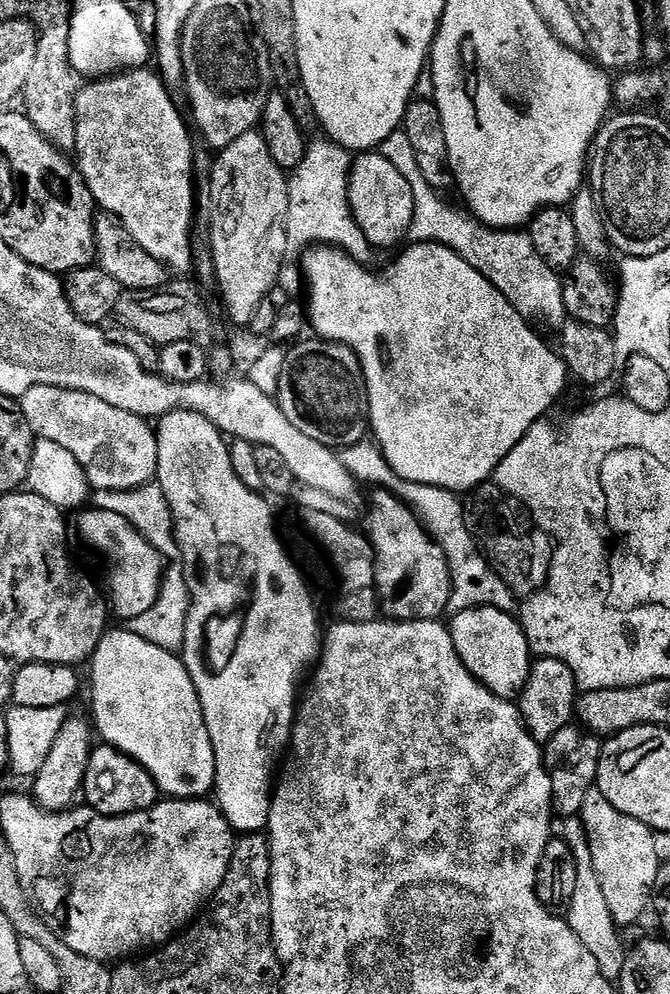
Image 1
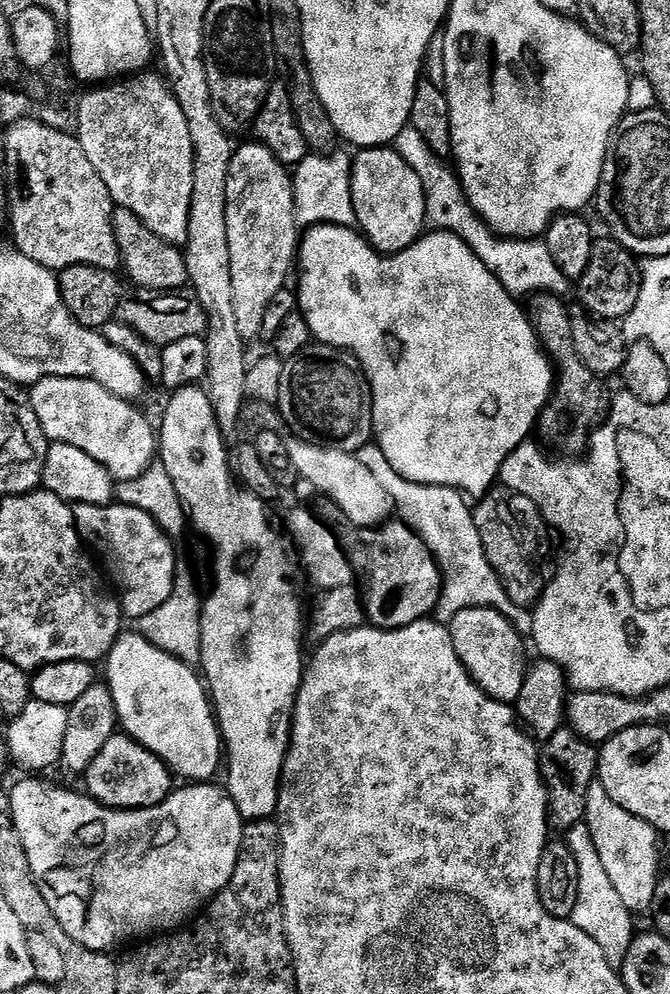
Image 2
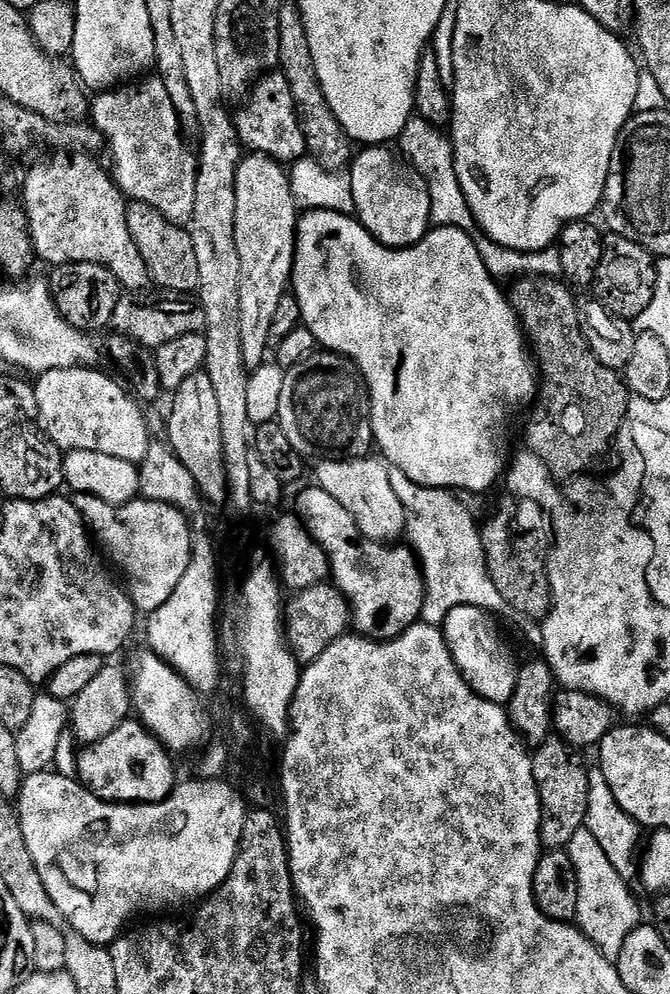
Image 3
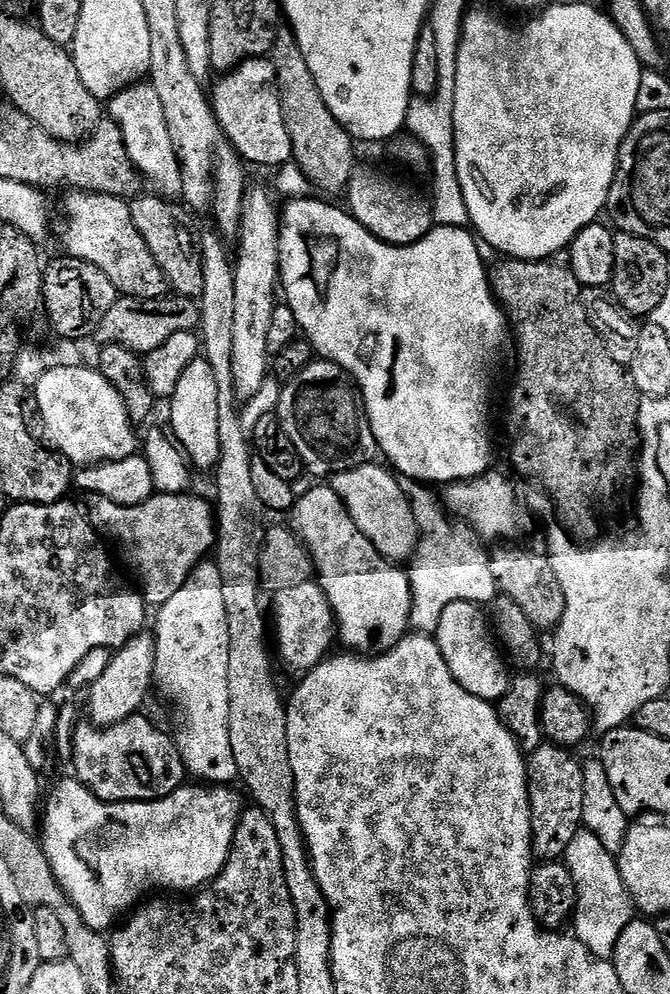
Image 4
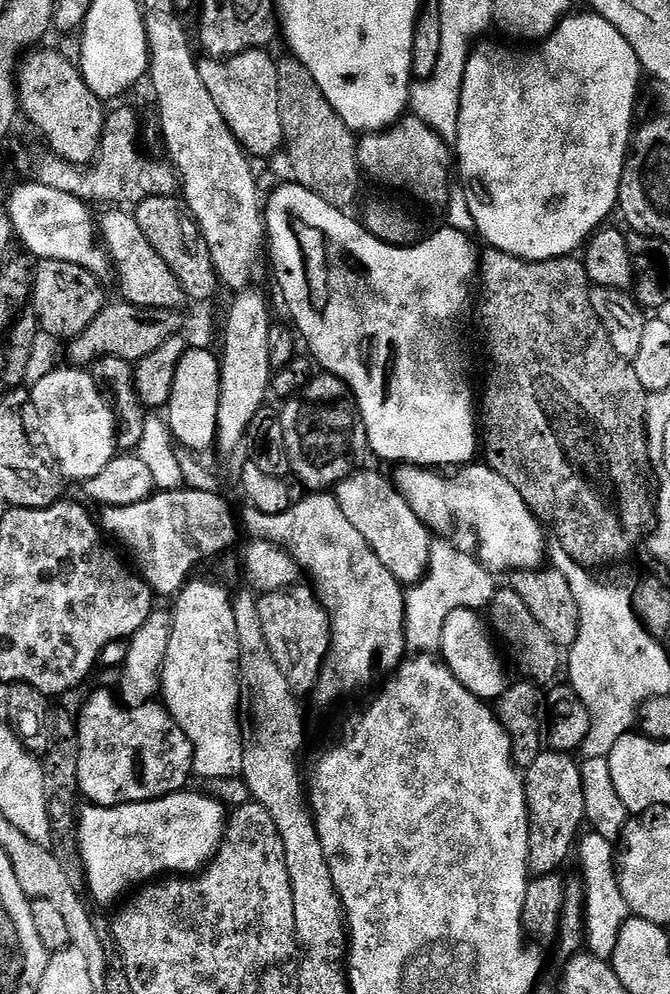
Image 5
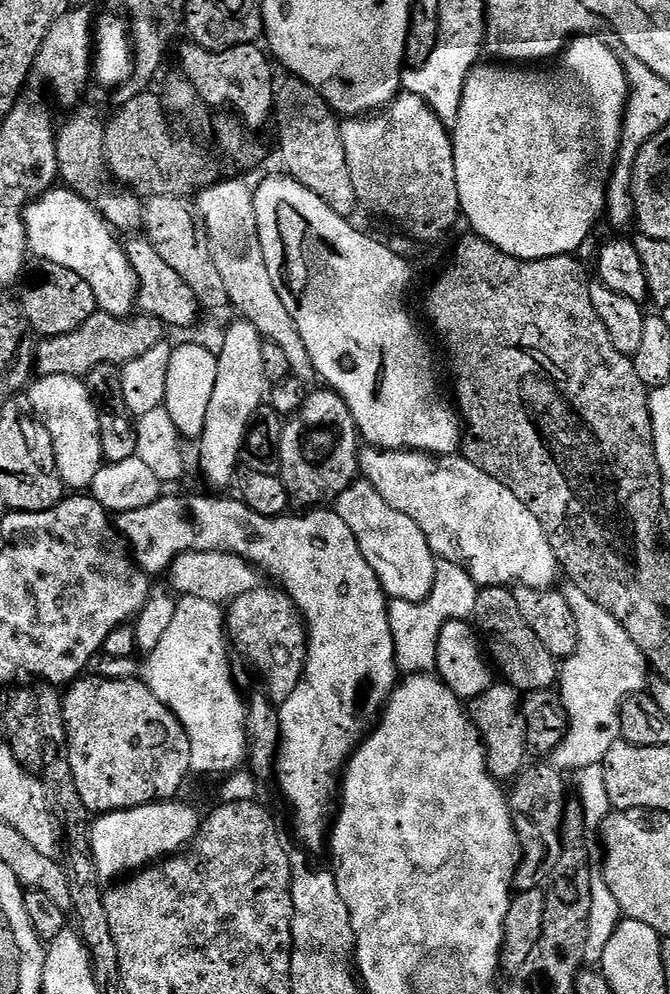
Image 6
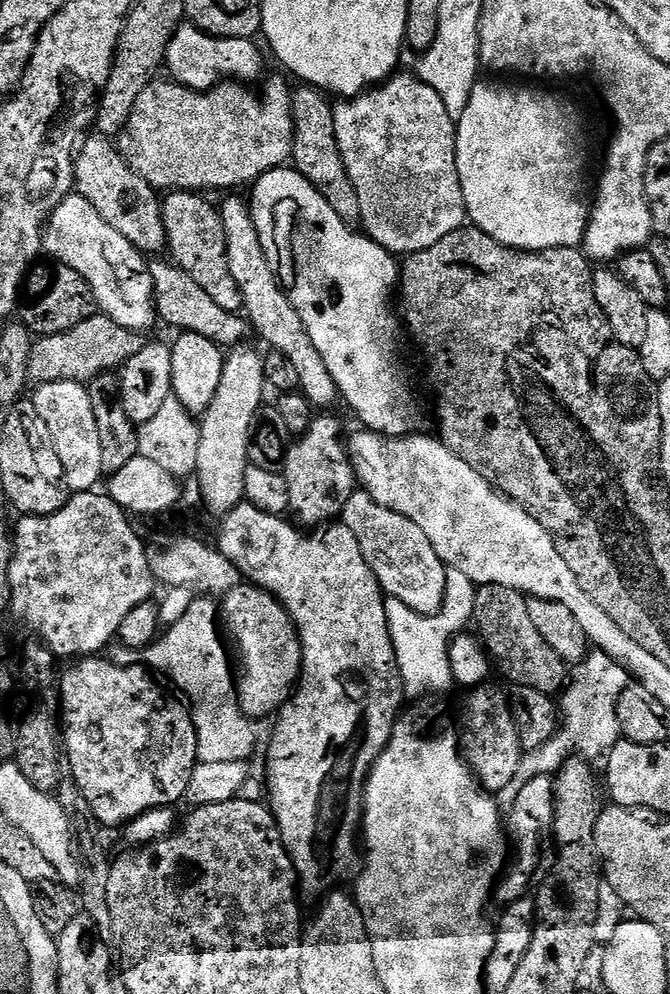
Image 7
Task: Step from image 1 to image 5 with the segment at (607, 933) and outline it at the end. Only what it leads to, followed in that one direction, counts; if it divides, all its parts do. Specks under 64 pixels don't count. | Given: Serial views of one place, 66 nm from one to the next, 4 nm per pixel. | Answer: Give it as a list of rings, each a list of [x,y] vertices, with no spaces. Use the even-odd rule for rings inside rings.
[[[595,832],[585,833],[578,842],[576,858],[582,866],[585,889],[585,935],[589,953],[600,960],[611,959],[617,946],[618,934],[630,913],[626,900],[622,898],[616,850],[613,843]]]

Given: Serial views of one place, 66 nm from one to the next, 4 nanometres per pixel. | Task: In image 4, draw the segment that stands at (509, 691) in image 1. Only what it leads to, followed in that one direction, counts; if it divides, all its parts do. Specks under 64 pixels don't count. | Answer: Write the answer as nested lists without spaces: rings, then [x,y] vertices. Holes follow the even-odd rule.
[[[458,601],[446,606],[434,638],[455,681],[467,693],[489,702],[498,702],[511,688],[509,665],[493,636],[489,617],[479,605]]]

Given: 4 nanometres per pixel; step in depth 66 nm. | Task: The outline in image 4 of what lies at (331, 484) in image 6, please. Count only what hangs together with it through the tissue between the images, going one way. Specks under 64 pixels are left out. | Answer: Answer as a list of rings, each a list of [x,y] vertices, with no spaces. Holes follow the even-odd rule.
[[[313,358],[300,373],[283,385],[275,415],[280,417],[286,438],[290,438],[298,458],[304,463],[307,475],[331,478],[338,472],[357,467],[362,457],[356,444],[372,440],[372,430],[368,426],[368,414],[364,411],[364,396],[360,388],[345,368],[323,358]]]

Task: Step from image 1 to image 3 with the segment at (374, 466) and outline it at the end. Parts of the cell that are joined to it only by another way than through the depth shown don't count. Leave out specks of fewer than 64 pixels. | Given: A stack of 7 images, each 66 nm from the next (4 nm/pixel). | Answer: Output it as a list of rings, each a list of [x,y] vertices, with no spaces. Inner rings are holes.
[[[396,468],[388,476],[394,494],[406,512],[405,539],[420,561],[424,576],[423,623],[441,627],[450,610],[458,605],[470,605],[498,616],[517,617],[515,622],[527,642],[536,650],[543,649],[543,623],[525,615],[517,616],[513,607],[499,593],[486,566],[478,522],[476,524],[469,510],[455,497],[457,495],[449,489],[424,487]]]

